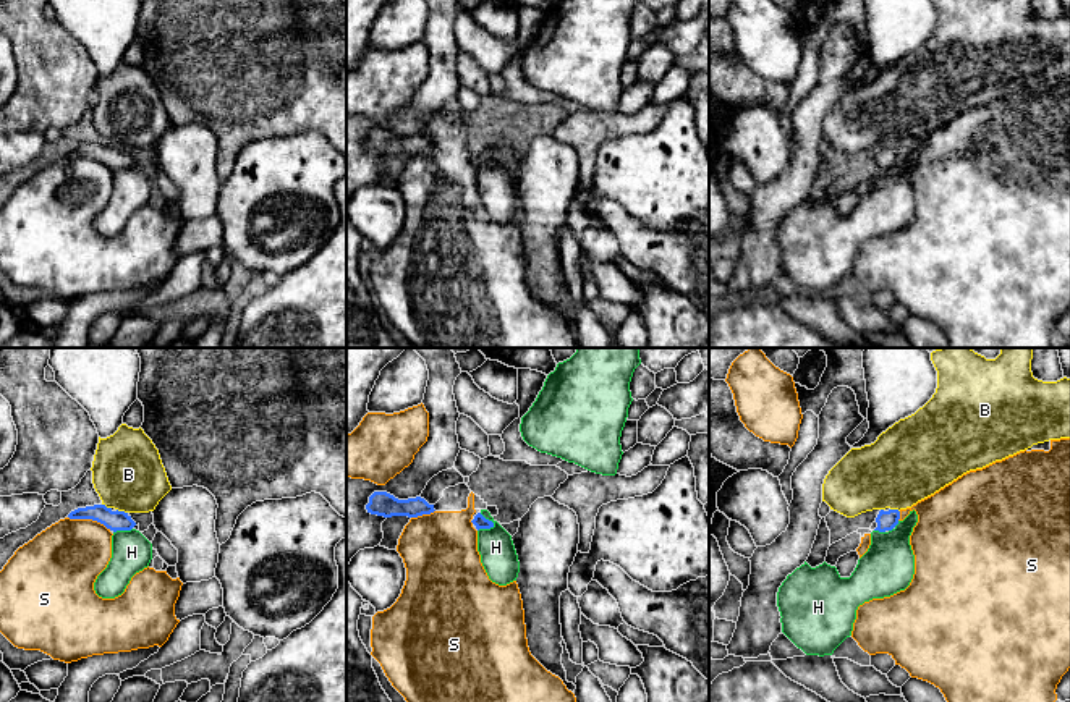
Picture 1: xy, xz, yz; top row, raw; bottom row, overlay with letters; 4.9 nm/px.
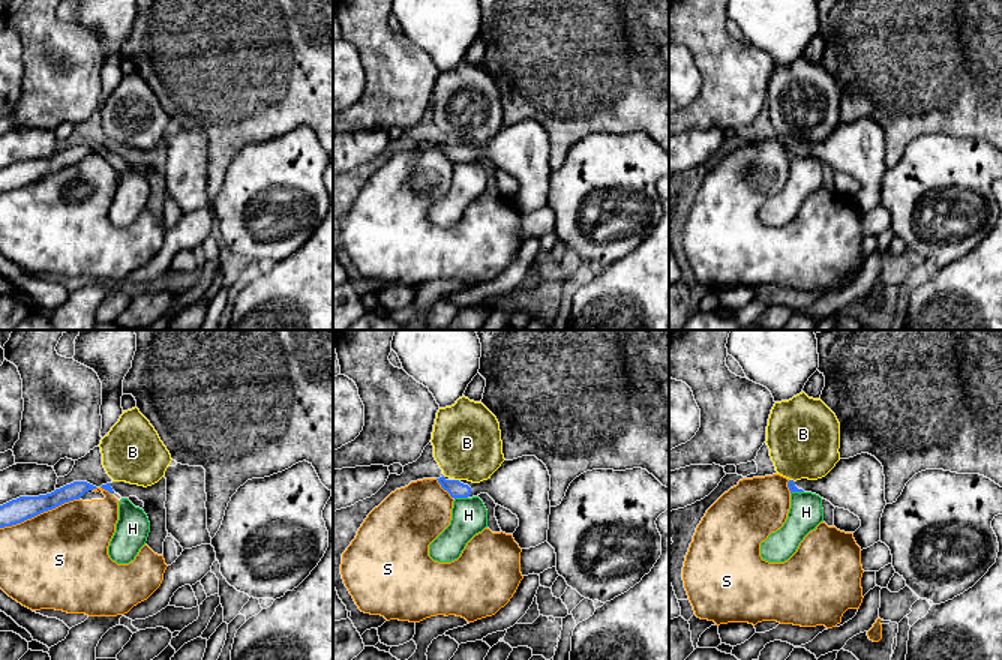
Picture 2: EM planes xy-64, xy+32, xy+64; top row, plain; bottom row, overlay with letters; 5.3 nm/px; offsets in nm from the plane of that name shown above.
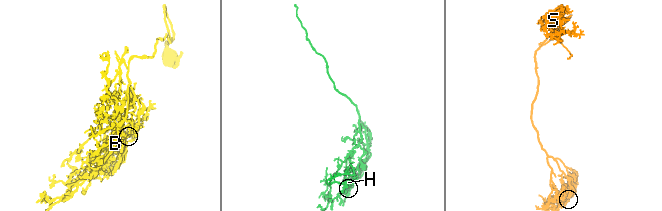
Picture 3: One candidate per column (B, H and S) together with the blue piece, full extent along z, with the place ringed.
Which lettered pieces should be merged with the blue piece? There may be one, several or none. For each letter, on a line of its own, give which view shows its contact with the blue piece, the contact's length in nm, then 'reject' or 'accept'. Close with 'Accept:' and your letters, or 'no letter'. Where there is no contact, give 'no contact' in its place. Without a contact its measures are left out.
B: xy | 60 nm | reject
H: xz | 100 nm | reject
S: xy | 220 nm | reject
Accept: no letter

